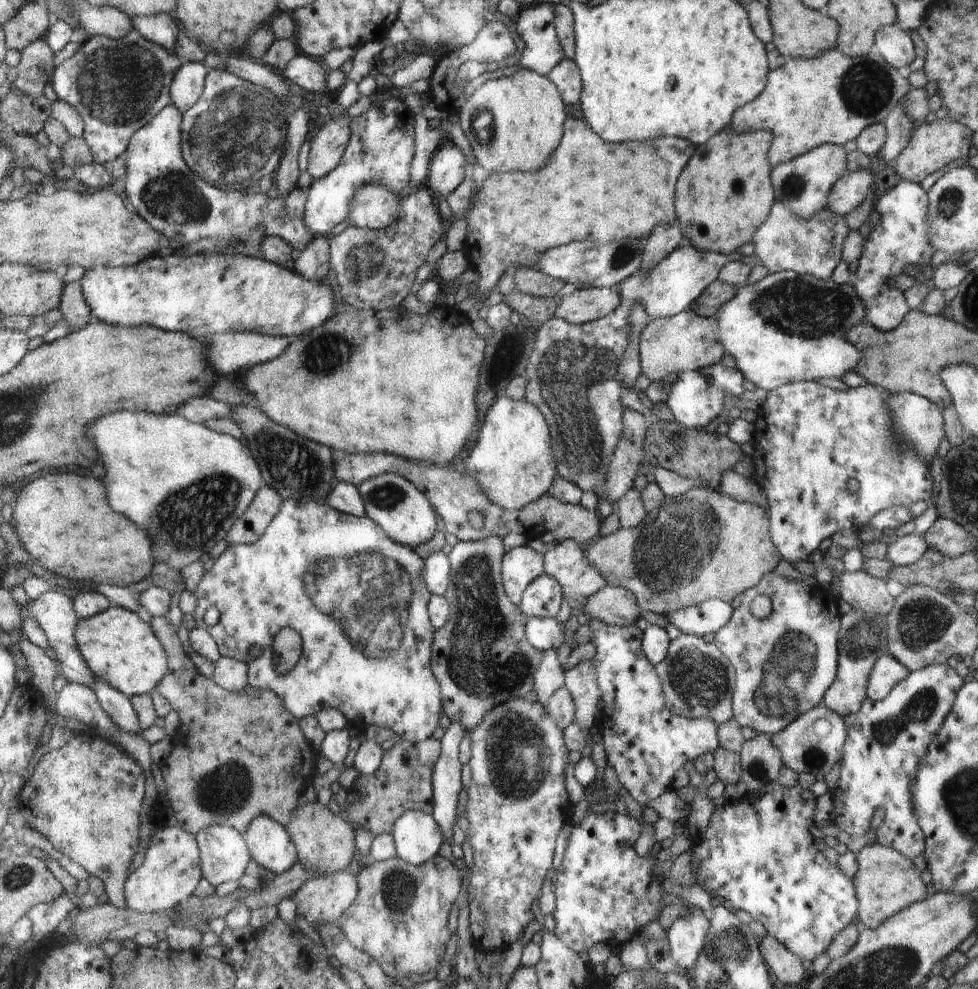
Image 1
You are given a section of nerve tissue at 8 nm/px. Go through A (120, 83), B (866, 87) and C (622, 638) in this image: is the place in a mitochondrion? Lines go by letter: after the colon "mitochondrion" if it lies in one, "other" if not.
A: mitochondrion
B: mitochondrion
C: other

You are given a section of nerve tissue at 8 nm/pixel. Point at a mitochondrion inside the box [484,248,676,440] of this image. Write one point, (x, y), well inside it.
(507, 351)

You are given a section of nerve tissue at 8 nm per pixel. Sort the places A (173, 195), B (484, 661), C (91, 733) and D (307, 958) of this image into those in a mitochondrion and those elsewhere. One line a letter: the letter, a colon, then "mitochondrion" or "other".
A: mitochondrion
B: mitochondrion
C: other
D: other

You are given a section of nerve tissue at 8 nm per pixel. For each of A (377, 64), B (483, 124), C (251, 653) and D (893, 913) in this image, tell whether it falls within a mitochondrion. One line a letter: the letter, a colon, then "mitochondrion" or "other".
A: other
B: mitochondrion
C: other
D: other

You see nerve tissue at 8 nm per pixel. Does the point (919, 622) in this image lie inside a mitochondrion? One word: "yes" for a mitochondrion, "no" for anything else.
yes

